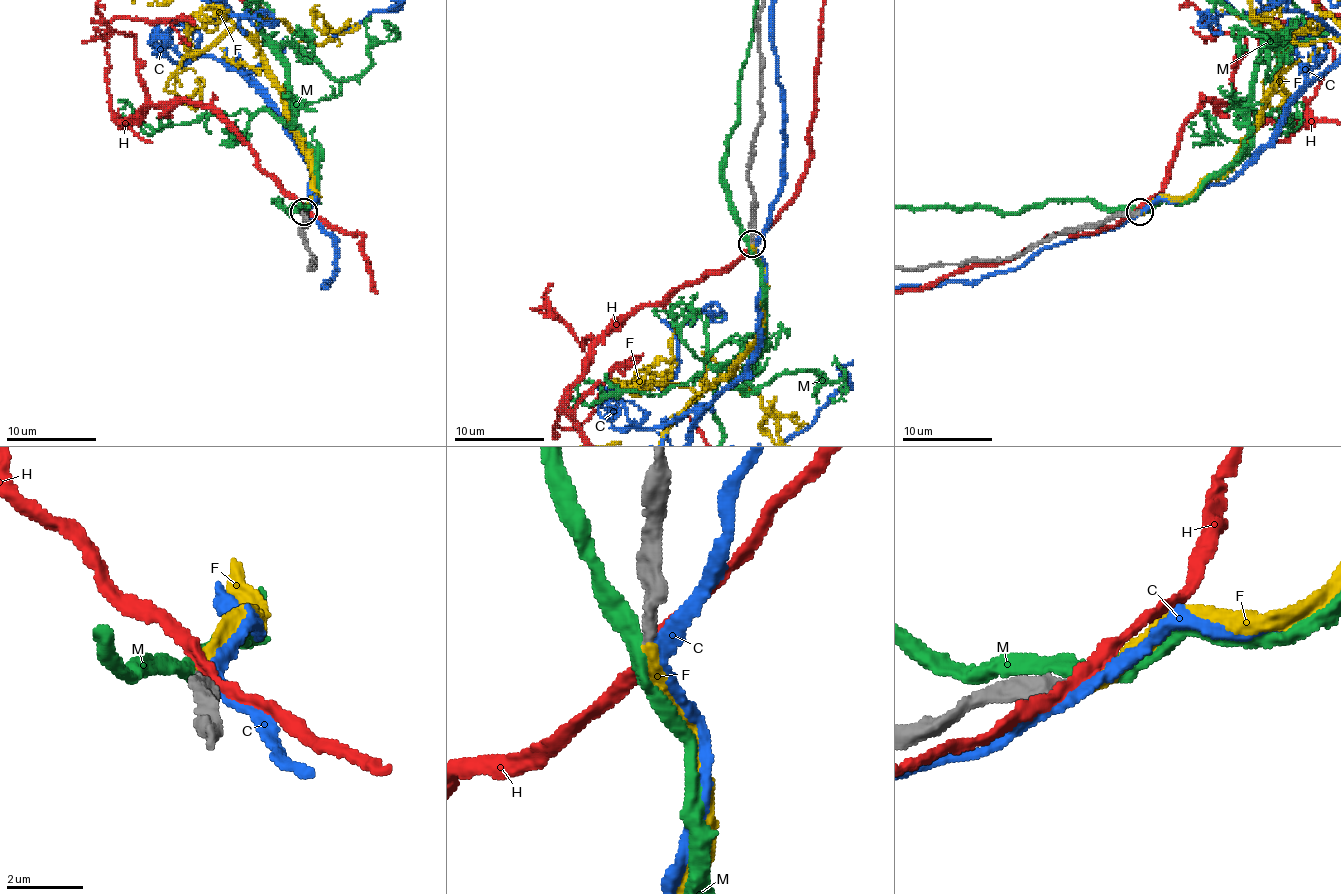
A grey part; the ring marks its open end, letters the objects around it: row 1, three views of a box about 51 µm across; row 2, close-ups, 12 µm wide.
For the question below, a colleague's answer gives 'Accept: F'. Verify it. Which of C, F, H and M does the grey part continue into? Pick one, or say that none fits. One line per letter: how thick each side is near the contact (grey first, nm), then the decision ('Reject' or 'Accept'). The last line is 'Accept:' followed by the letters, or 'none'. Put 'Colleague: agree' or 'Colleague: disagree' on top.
Colleague: agree
C: Thickness 400 nm (grey) against 280 nm. Reject
F: Thickness 360 nm (grey) against 400 nm. Accept
H: Thickness 400 nm (grey) against 280 nm. Reject
M: Thickness 400 nm (grey) against 380 nm. Reject
Accept: F

